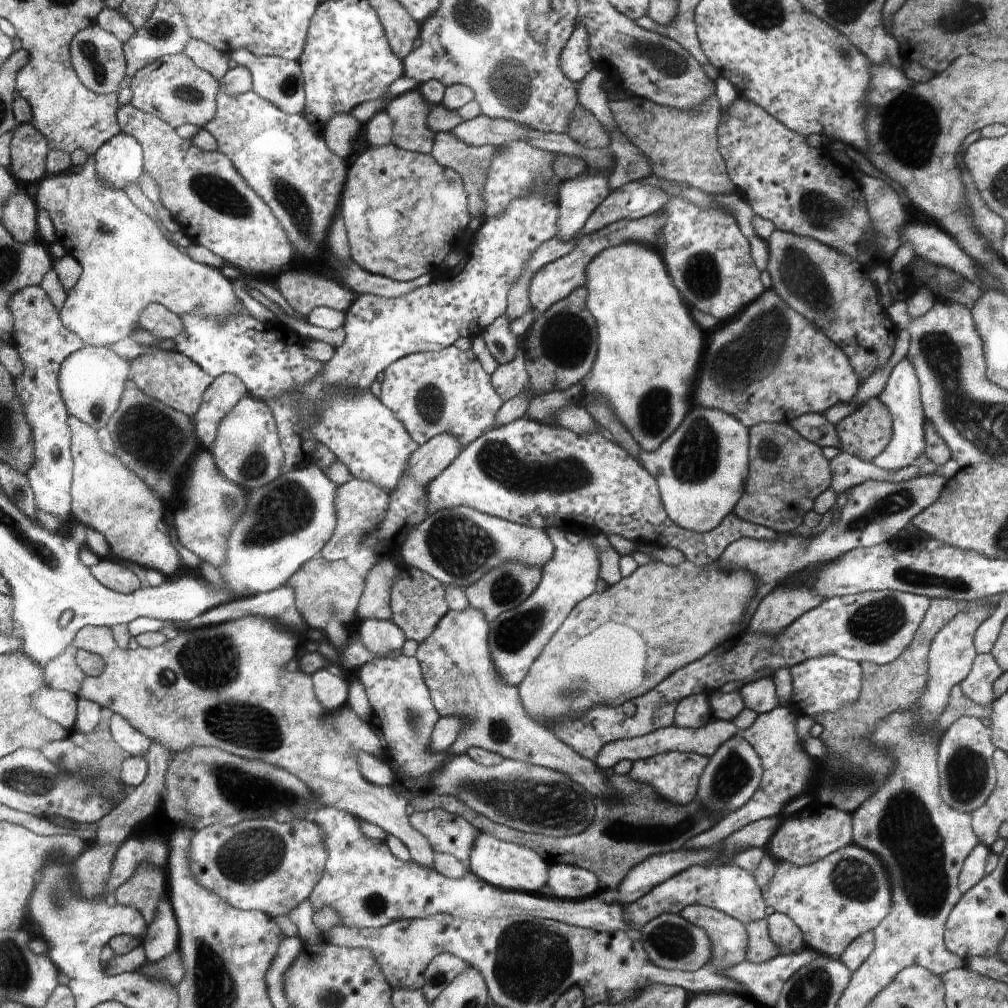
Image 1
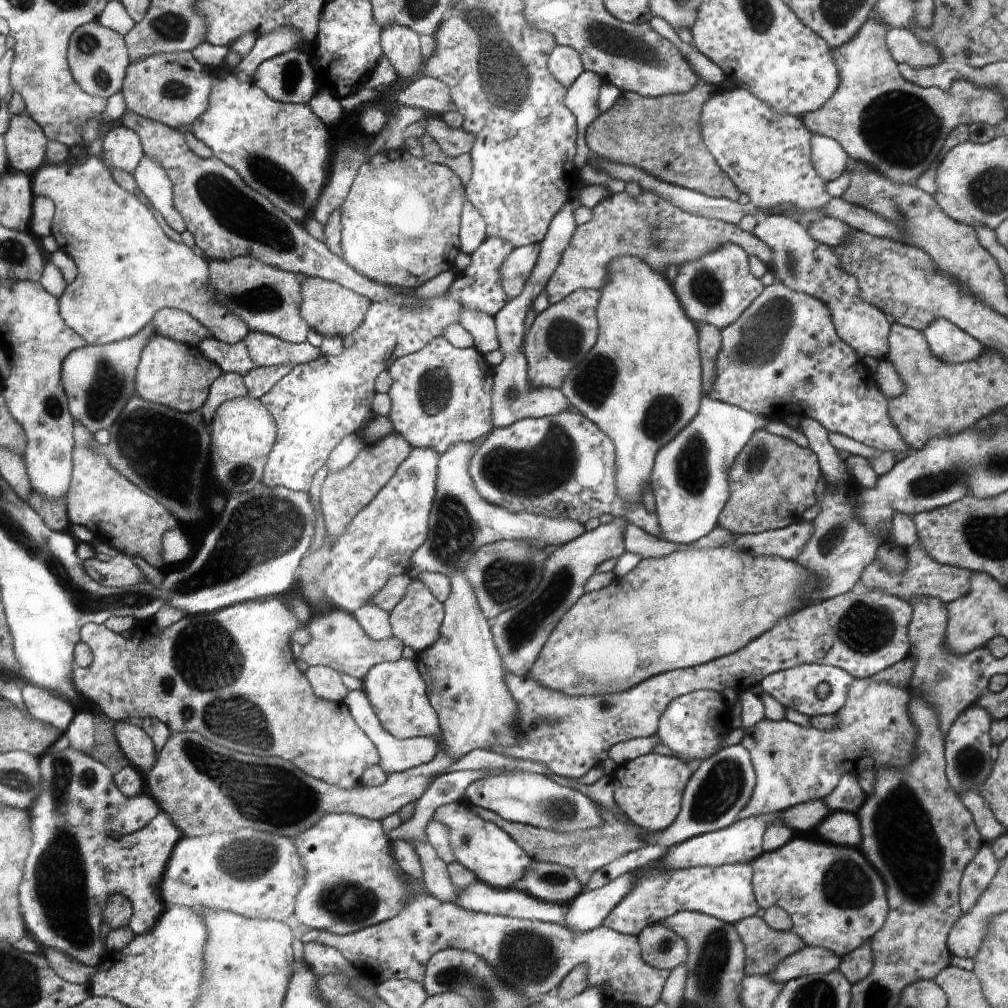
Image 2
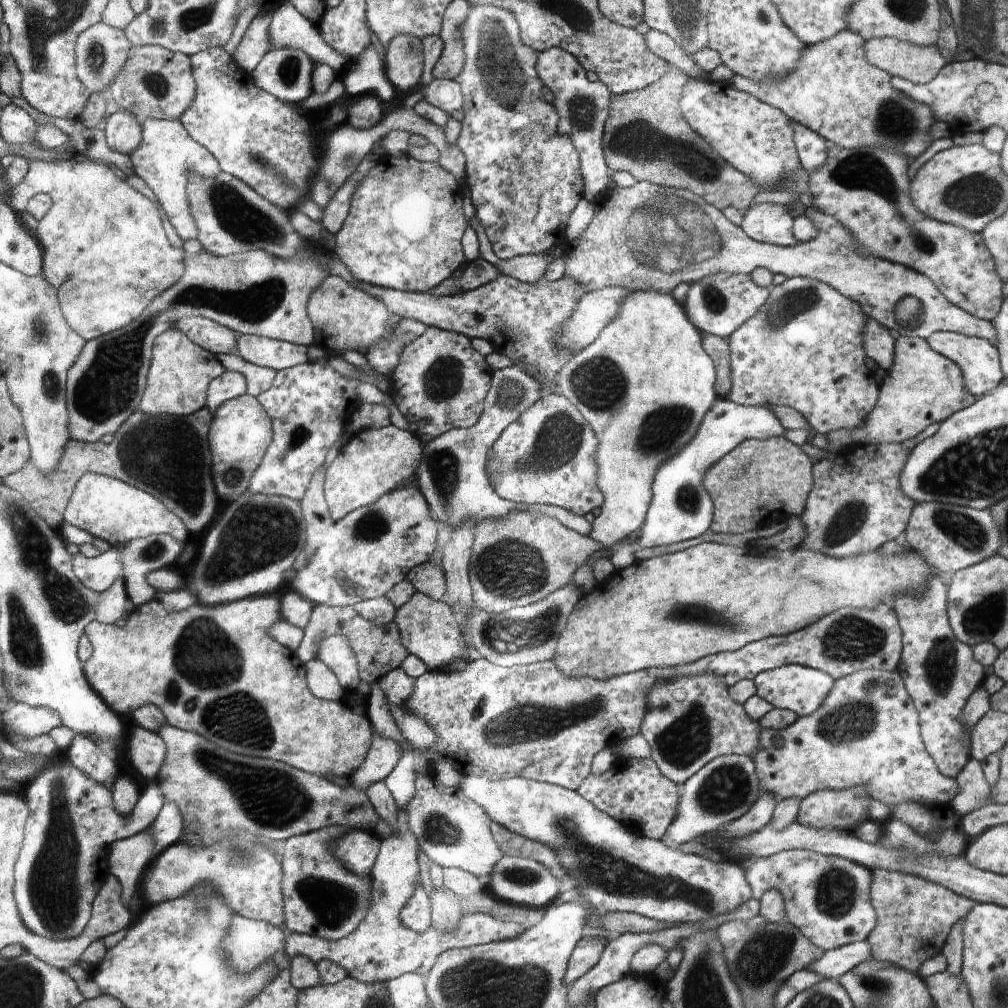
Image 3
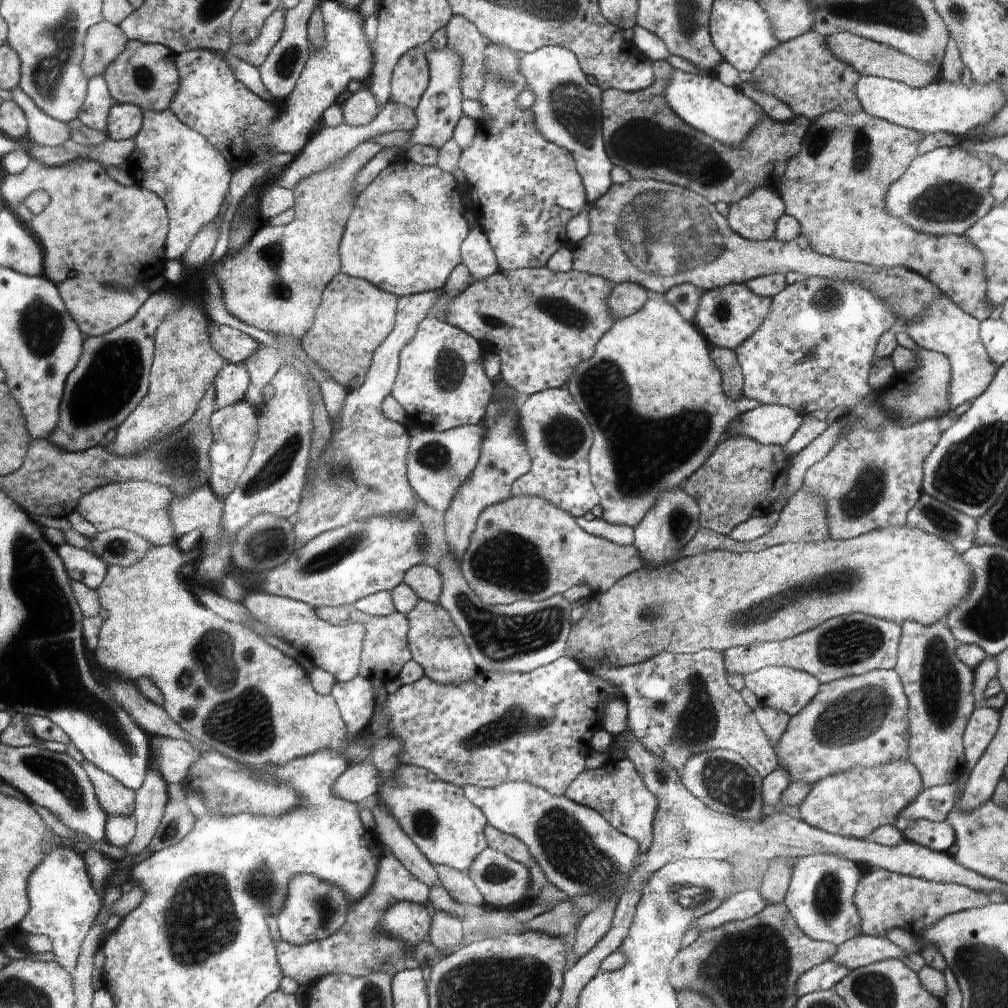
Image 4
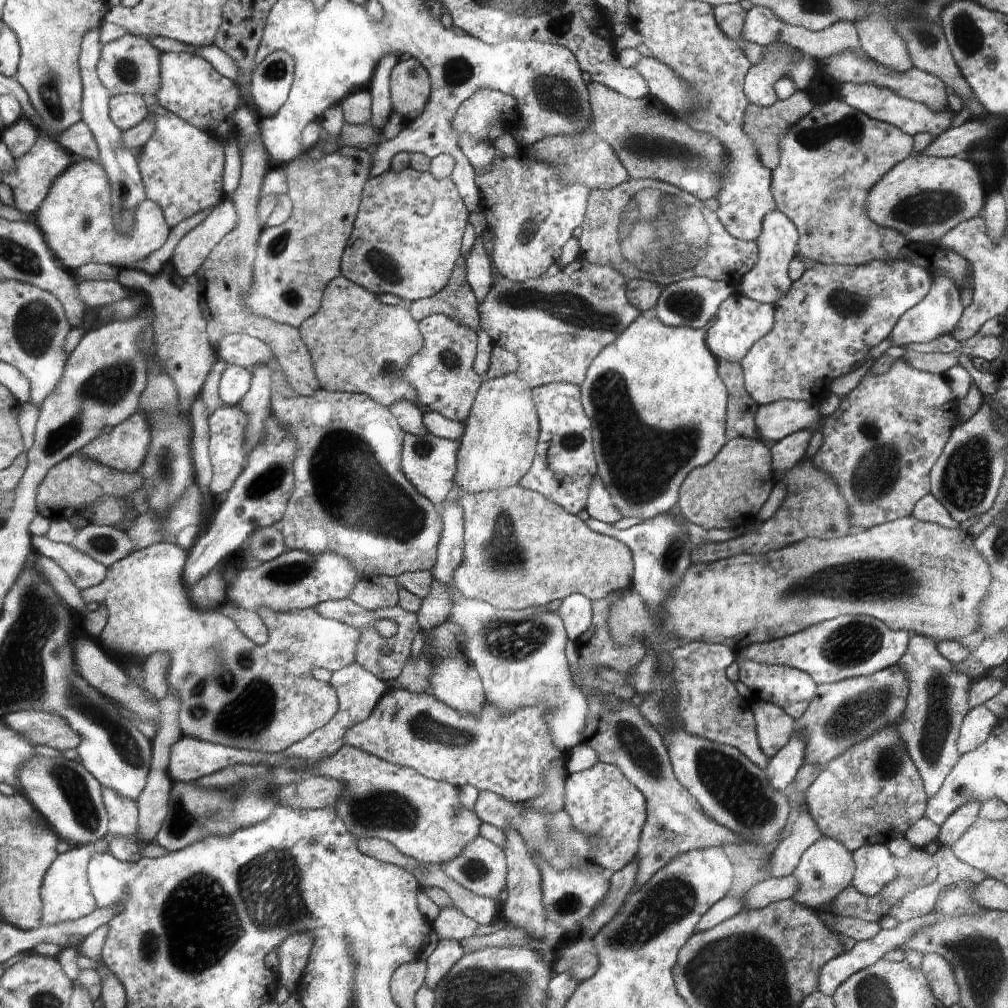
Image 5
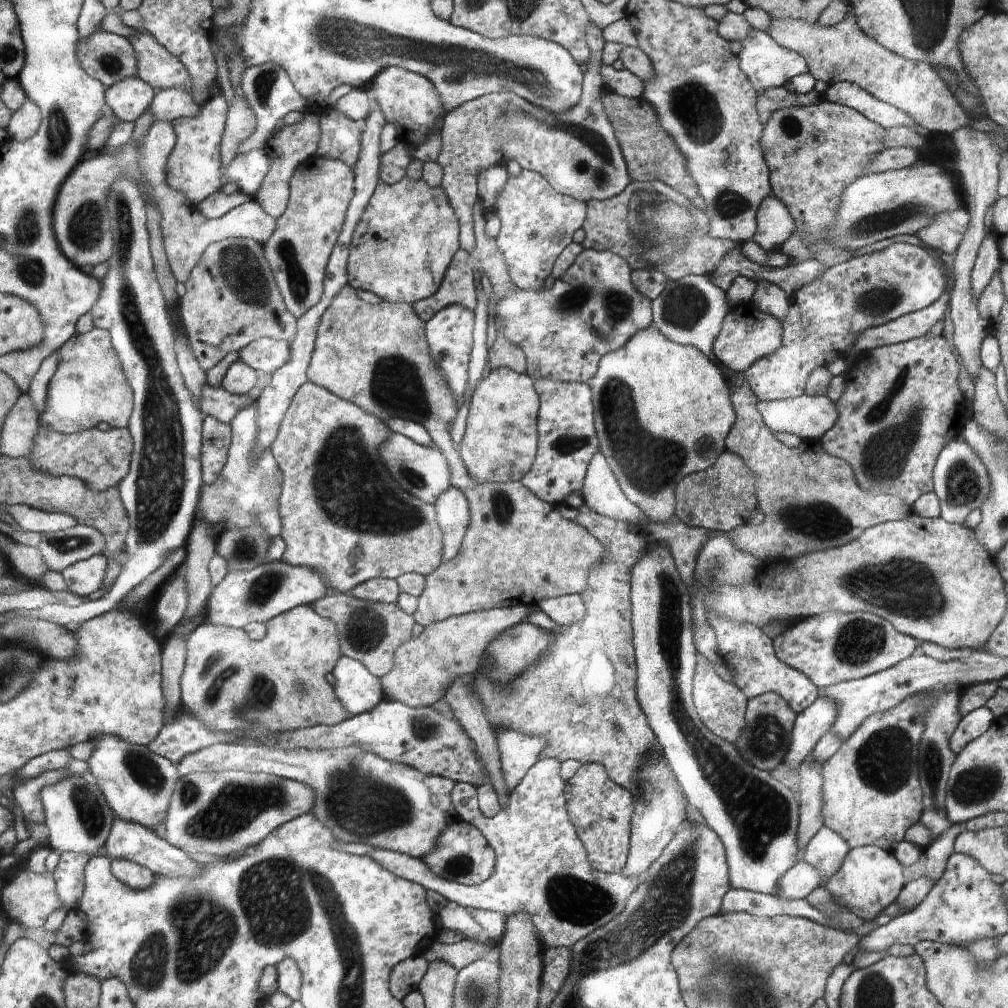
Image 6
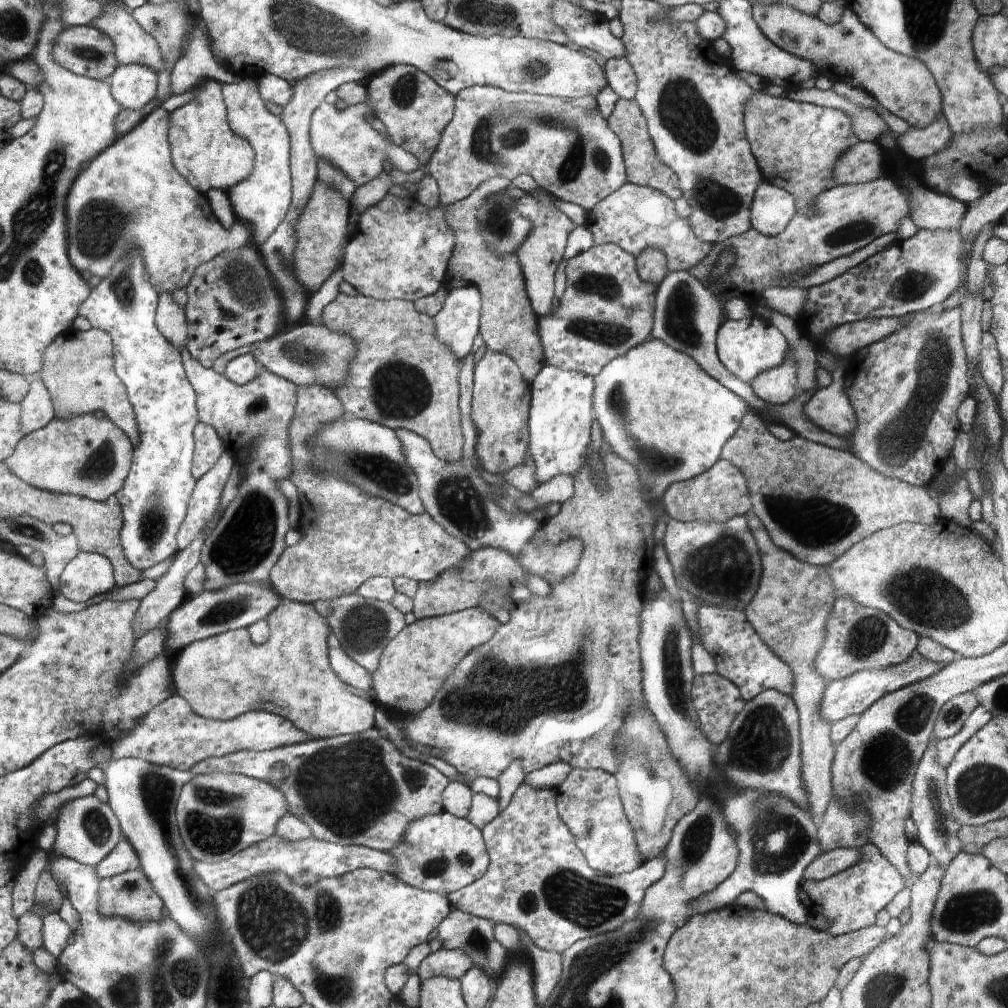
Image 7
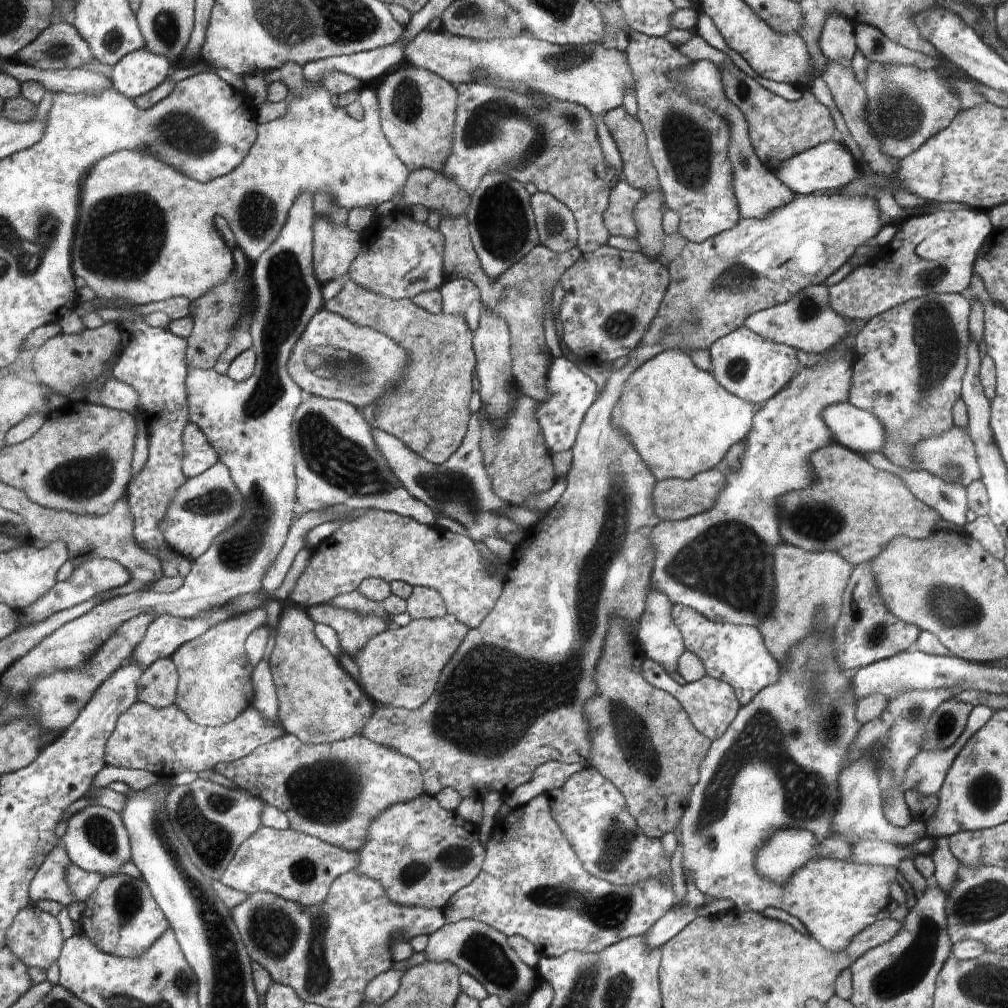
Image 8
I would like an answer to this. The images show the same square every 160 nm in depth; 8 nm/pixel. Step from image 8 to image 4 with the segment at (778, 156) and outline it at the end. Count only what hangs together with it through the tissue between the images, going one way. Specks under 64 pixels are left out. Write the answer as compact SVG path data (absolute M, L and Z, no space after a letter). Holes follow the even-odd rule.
M836 111L827 112L819 116L814 122L810 122L810 127L808 127L806 138L804 138L802 142L799 154L787 164L786 174L780 179L777 192L786 205L786 214L798 219L798 222L801 224L802 234L806 233L810 237L811 244L815 246L818 252L824 253L825 255L832 255L842 260L864 263L875 267L904 267L912 269L914 272L920 273L923 277L927 277L928 280L931 280L939 287L944 295L950 297L964 312L967 312L973 317L976 317L976 320L982 322L986 320L986 318L990 316L990 312L993 311L993 306L988 302L987 297L987 272L984 253L979 248L976 248L975 244L966 235L936 236L923 232L916 232L916 229L910 228L910 226L904 224L903 220L893 217L891 213L887 211L886 196L888 189L891 184L895 183L908 170L908 167L911 166L912 160L918 155L917 148L923 138L923 133L904 128L903 126L887 120L882 120L880 117L873 117L871 114L865 113L864 111L853 115Z

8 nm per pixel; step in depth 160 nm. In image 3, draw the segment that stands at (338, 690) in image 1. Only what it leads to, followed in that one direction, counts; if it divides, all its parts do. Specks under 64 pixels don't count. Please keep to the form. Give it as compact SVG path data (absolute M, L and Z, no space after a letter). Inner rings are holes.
M318 659L310 660L307 666L306 678L308 678L308 684L312 684L312 692L316 692L316 696L320 698L341 702L346 691L340 687L338 678L332 670Z

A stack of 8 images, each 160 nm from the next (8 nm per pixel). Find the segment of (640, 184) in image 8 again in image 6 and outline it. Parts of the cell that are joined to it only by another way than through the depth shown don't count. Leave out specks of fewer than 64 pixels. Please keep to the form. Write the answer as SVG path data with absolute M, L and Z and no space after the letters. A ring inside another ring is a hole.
M608 91L602 99L615 129L616 140L622 146L632 181L665 180L669 185L675 186L680 192L685 192L691 197L698 194L697 182L692 178L691 168L688 166L688 156L685 155L684 149L680 148L679 140L664 130L658 113L644 97L628 98Z

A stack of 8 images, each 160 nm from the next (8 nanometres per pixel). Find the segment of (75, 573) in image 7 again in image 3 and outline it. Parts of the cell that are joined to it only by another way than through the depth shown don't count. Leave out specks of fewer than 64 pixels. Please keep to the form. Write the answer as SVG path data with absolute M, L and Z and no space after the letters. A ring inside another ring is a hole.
M115 548L96 558L75 554L75 570L78 577L88 588L96 592L107 592L123 574L124 564Z

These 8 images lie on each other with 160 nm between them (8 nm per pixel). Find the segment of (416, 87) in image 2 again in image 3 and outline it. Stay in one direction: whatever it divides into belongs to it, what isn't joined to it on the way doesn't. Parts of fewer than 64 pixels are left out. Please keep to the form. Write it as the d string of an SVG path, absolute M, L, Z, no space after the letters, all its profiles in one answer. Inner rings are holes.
M434 78L422 88L422 98L428 104L443 109L444 112L452 113L462 110L464 96L460 84L455 80L440 80Z

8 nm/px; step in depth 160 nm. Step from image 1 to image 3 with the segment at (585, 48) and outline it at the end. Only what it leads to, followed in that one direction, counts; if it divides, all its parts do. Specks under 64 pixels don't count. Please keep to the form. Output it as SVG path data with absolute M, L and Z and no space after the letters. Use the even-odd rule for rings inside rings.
M550 48L540 52L538 56L535 69L538 70L544 89L554 95L553 105L559 112L559 133L568 136L579 150L584 176L584 196L595 204L609 192L607 184L611 180L603 141L606 123L611 117L611 92L601 81L588 82L578 58L564 49Z

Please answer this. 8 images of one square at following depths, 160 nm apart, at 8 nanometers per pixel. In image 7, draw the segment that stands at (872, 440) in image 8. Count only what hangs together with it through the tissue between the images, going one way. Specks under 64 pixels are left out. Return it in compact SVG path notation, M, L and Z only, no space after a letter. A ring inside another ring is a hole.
M839 361L831 370L833 378L828 387L816 388L805 402L803 412L817 427L833 435L844 437L854 431L856 416L844 389L843 378L849 361Z

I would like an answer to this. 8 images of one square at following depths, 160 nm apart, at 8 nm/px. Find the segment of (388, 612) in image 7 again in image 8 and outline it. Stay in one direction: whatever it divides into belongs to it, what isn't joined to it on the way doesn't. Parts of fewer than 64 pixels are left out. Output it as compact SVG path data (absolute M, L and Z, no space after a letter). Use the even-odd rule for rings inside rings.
M324 603L305 609L315 622L331 626L339 636L341 648L351 658L357 657L371 638L396 626L392 616L369 615Z

